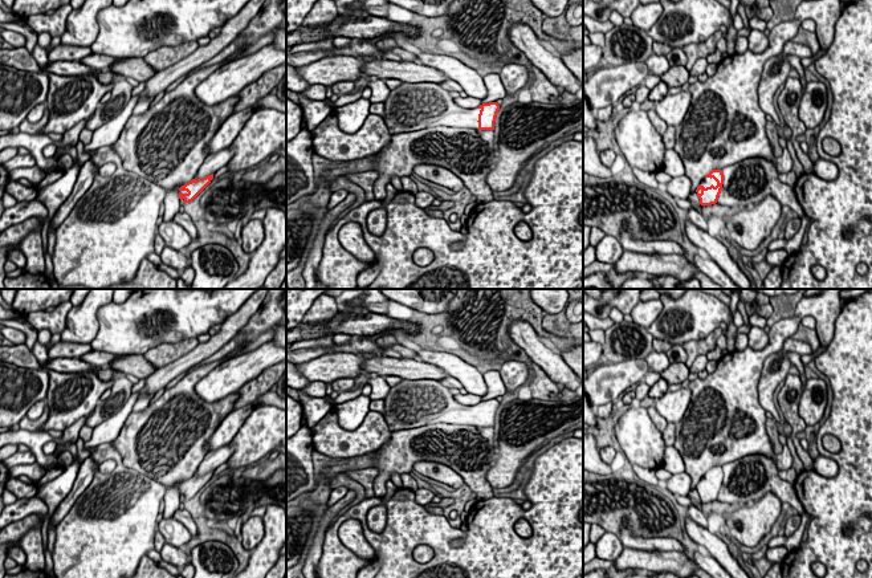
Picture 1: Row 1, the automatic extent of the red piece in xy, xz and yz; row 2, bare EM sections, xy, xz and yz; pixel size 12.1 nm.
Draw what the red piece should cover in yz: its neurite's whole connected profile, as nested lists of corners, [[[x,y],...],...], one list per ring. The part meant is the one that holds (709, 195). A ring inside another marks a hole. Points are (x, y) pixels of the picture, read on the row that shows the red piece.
[[[712,170],[700,183],[696,192],[701,205],[716,204],[724,184],[722,170]]]

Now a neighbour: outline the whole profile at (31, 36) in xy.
[[[15,23],[4,24],[4,29],[13,30],[20,33],[25,38],[25,49],[32,53],[34,46],[37,45],[37,33],[32,30],[27,24],[19,25]]]

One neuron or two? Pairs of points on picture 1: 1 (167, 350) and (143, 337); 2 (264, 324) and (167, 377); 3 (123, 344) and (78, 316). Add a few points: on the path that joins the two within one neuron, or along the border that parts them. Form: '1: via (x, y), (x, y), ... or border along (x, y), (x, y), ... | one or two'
1: border along (187, 337), (176, 342), (158, 344), (142, 354) | two
2: border along (244, 326), (218, 350), (195, 365) | two
3: border along (110, 302), (98, 310), (98, 332), (89, 342) | two

